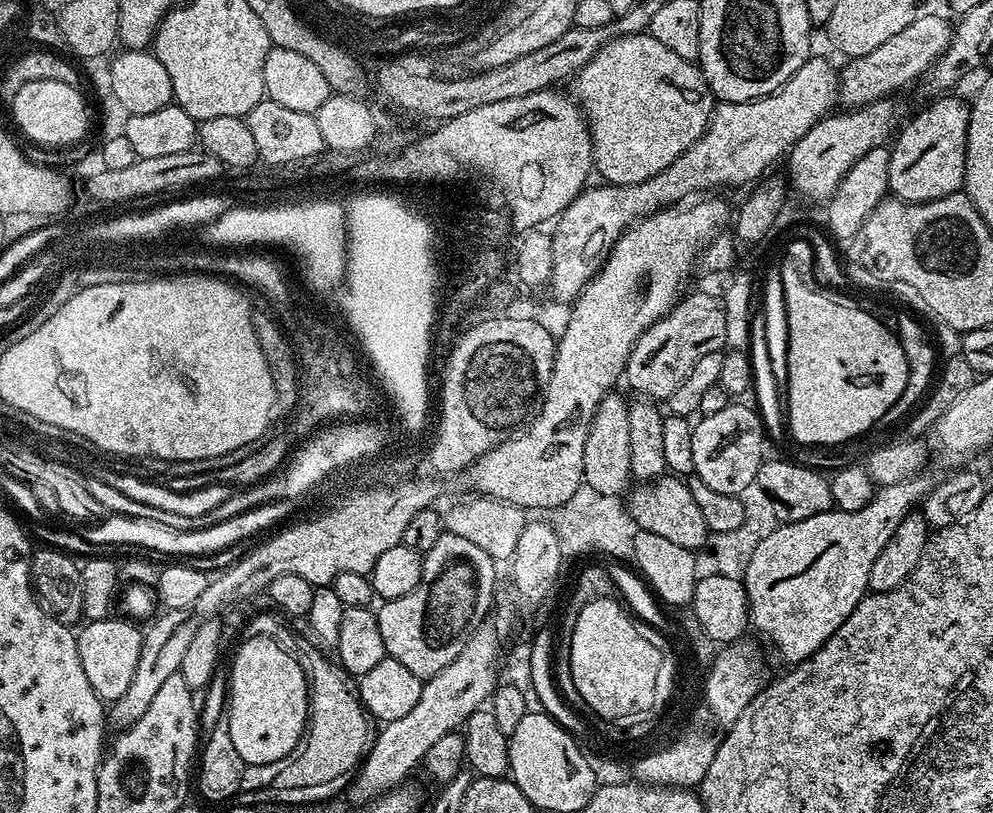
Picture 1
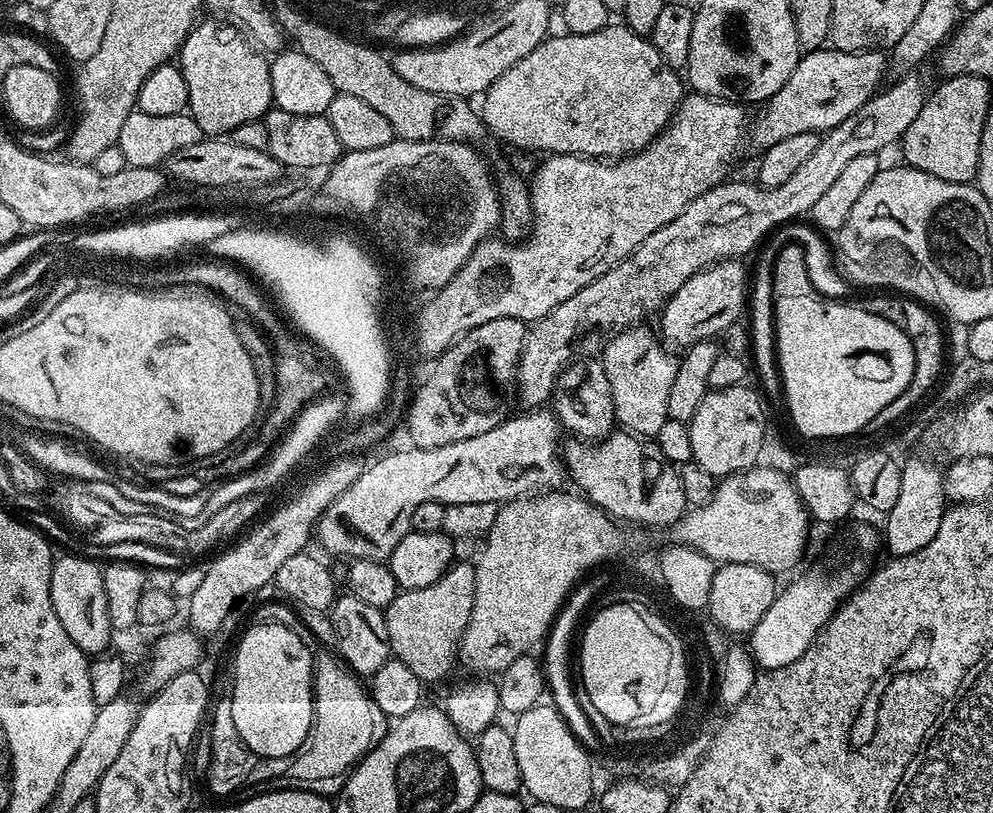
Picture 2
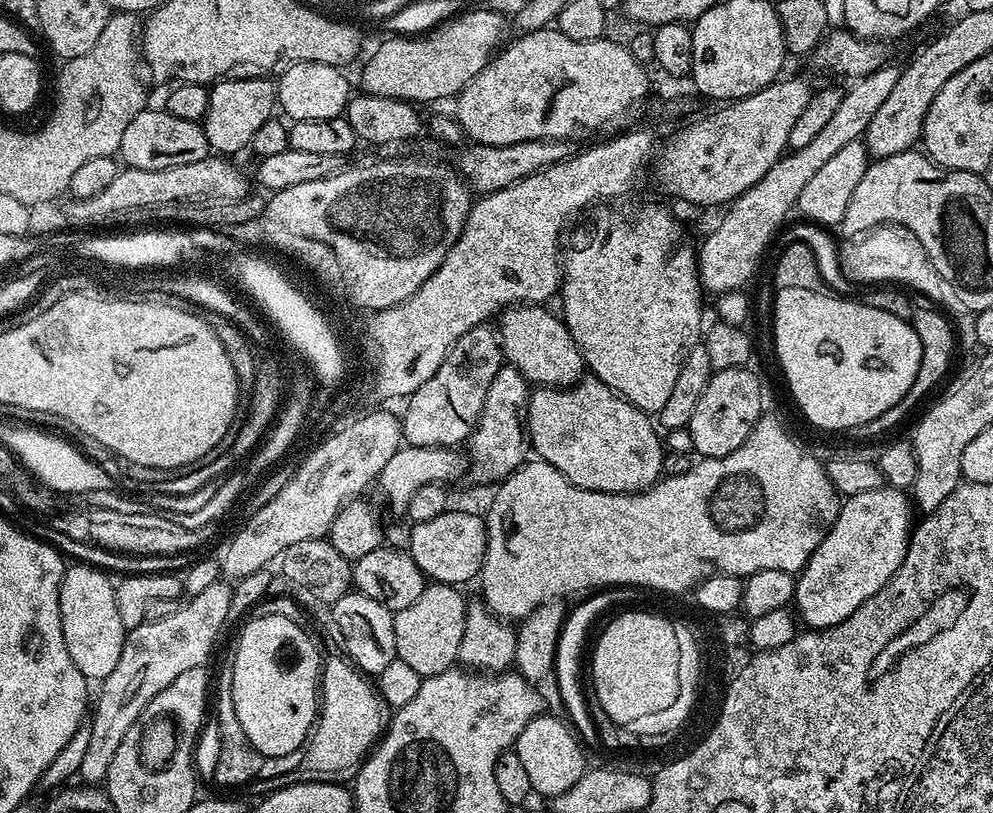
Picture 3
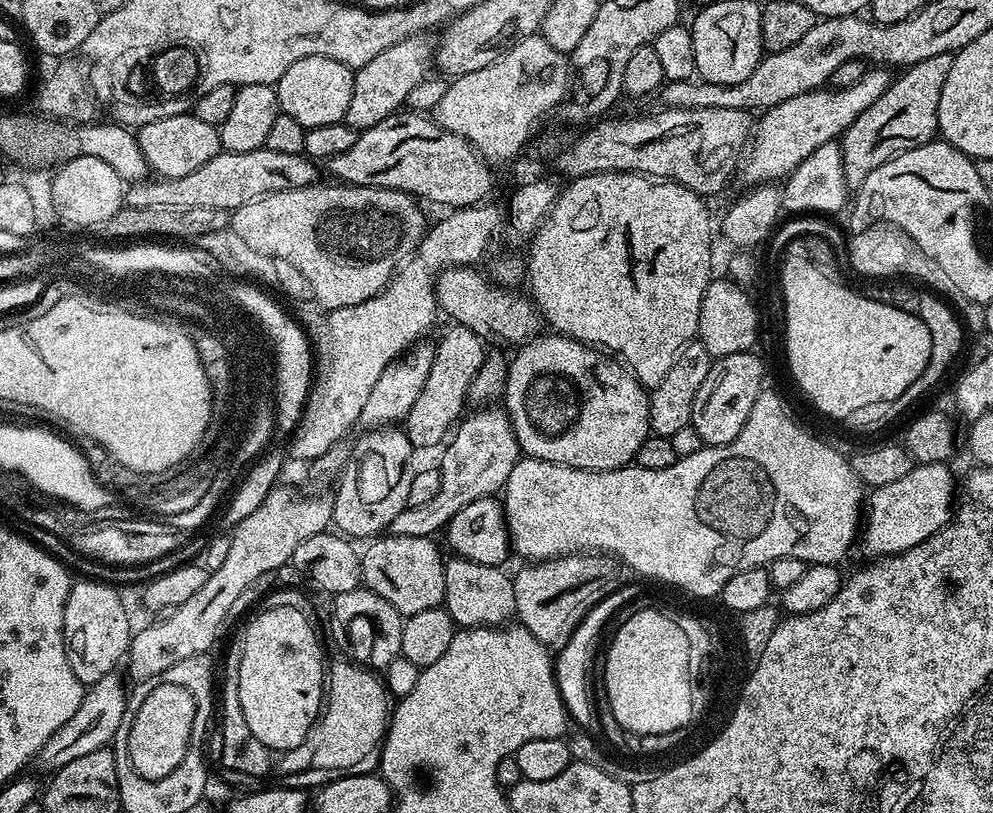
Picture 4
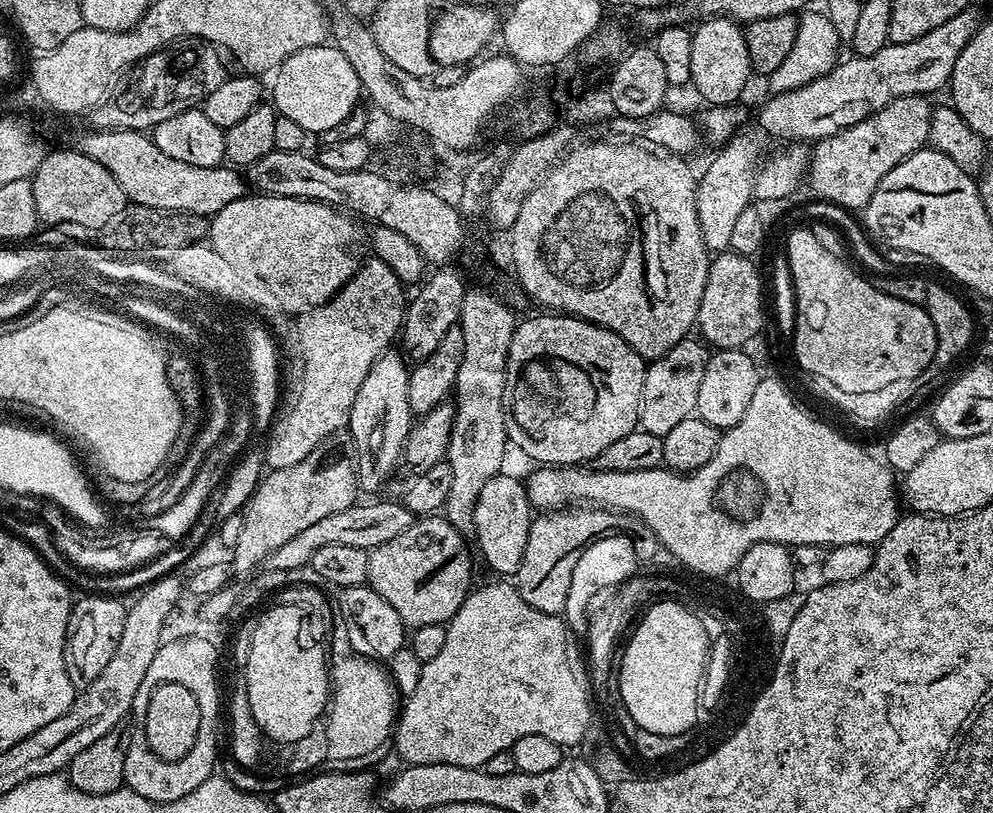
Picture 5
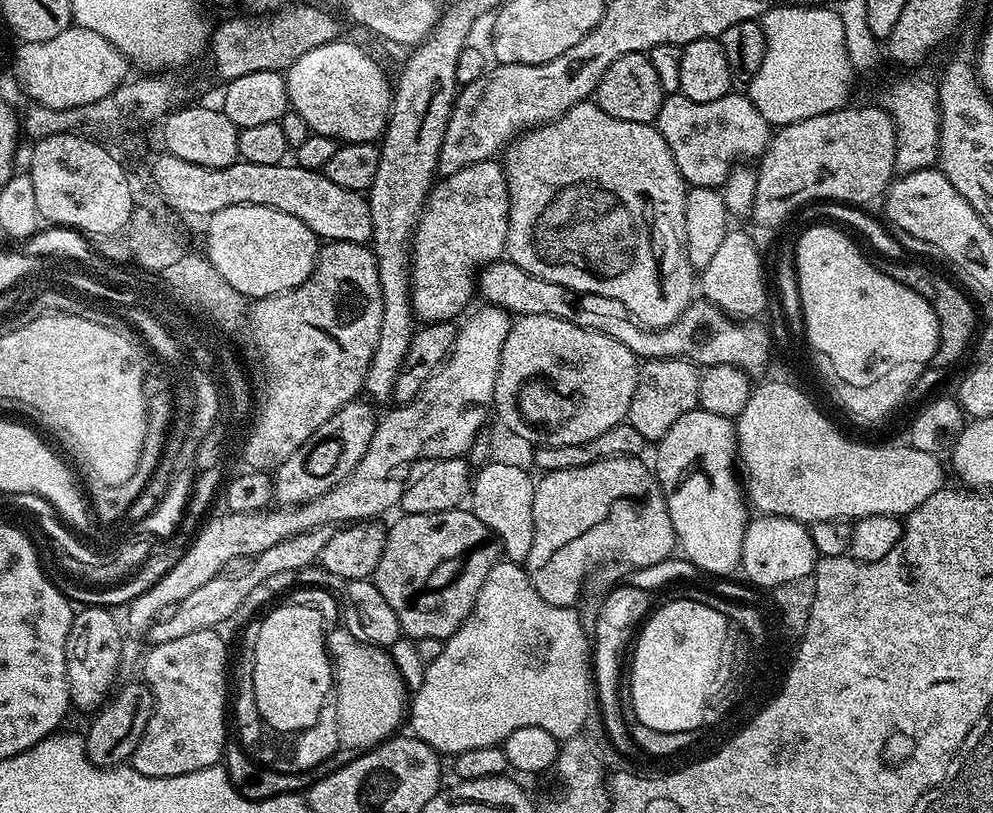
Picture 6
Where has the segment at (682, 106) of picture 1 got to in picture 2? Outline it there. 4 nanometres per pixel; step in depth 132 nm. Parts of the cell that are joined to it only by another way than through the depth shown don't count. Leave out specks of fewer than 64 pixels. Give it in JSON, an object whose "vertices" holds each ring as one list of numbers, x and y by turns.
{"vertices":[[612,22,607,28,598,30,598,34,556,34,549,35,548,39,543,40,526,58,514,62,502,78,495,80,488,87,487,92,483,93,484,108,482,107,482,119,485,128,493,137,497,136,504,144,513,144,516,148,529,148,532,152,544,152,540,154,555,154,558,156,587,156,589,158,623,158,633,156,635,152,641,152,648,144,651,144,665,126,672,120,672,115,676,113,676,107,686,95,686,84,682,79,681,73,675,68,671,68,658,54,658,50,653,46,651,39,646,36,639,36,629,30,623,23]]}

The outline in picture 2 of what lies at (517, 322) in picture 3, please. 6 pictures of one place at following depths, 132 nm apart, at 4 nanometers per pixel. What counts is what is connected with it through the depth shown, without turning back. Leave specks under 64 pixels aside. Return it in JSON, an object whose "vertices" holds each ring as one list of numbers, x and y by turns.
{"vertices":[[599,359,579,360,569,363,568,367,556,377,554,415,567,431,568,428,572,431,573,437,585,442,600,442,613,431,617,423,610,378,606,378,606,370]]}

